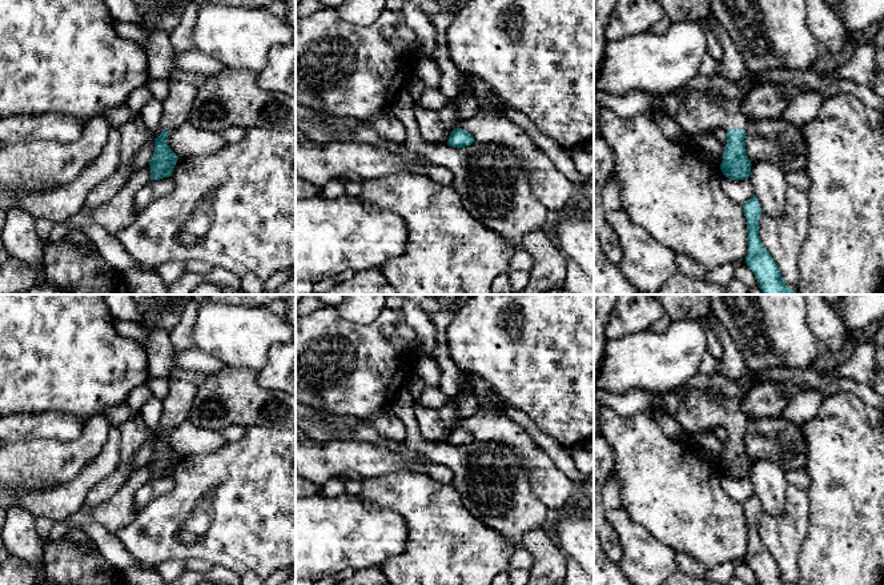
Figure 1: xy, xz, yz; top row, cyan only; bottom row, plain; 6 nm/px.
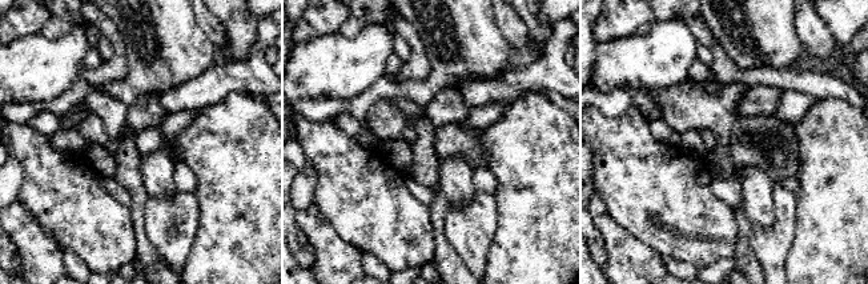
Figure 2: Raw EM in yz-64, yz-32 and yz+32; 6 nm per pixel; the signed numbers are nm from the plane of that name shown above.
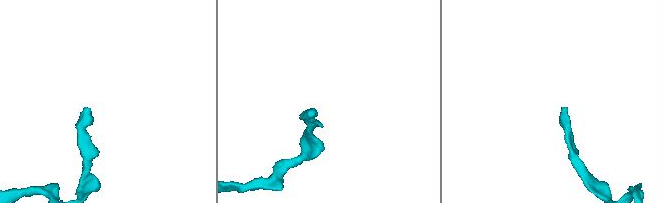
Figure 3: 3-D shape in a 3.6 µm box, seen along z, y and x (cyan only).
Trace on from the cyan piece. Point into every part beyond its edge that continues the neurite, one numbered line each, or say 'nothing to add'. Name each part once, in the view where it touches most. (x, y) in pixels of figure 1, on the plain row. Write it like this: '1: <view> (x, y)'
1: xy (104, 489)

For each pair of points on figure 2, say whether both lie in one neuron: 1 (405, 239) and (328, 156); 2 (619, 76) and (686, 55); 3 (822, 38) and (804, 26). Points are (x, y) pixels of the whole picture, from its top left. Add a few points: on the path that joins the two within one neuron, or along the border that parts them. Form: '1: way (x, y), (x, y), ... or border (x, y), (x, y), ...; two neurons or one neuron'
1: way (385, 219), (362, 196), (348, 176); one neuron
2: way (635, 62), (652, 62), (670, 55); one neuron
3: way (818, 36), (808, 27); one neuron

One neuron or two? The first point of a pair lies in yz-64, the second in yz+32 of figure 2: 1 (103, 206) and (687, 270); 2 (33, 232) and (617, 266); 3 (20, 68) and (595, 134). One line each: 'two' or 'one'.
1: two
2: one
3: two

